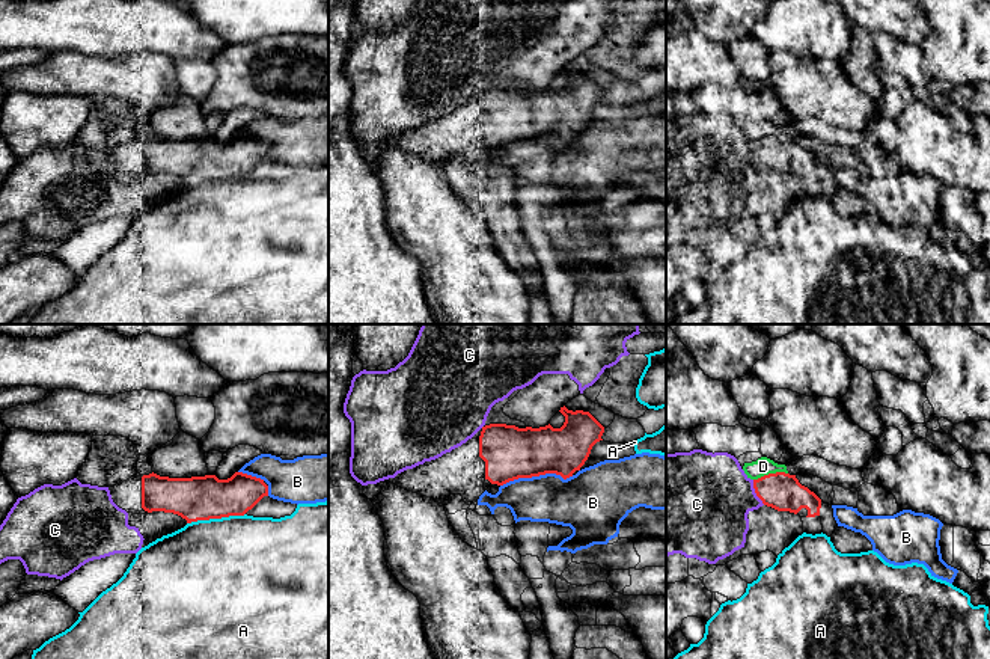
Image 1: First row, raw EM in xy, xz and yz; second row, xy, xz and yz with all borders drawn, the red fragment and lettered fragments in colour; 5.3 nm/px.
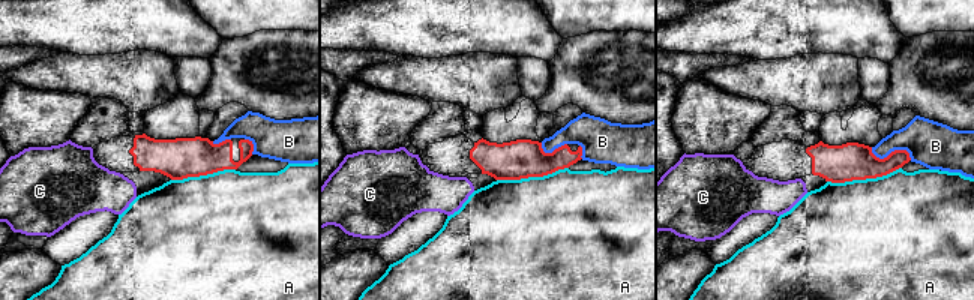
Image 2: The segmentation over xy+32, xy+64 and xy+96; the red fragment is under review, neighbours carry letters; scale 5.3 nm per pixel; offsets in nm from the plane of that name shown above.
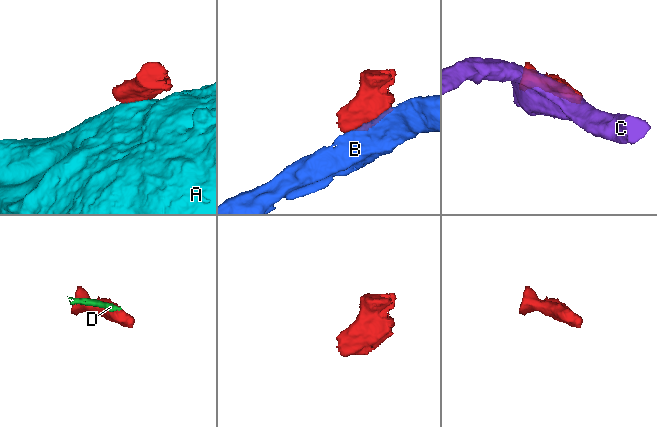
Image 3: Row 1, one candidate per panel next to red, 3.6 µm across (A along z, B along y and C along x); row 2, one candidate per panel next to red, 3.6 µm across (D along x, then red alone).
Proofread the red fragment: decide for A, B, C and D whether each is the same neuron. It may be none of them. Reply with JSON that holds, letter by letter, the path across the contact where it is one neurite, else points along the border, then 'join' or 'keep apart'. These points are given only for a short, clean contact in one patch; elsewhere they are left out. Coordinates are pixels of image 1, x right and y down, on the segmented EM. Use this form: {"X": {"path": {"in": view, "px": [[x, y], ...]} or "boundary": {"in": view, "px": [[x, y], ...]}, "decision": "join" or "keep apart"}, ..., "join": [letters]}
{"A": {"boundary": {"in": "xy", "px": [[244, 513], [198, 519], [187, 524]]}, "decision": "keep apart"}, "B": {"decision": "keep apart"}, "C": {"decision": "keep apart"}, "D": {"decision": "keep apart"}, "join": []}

